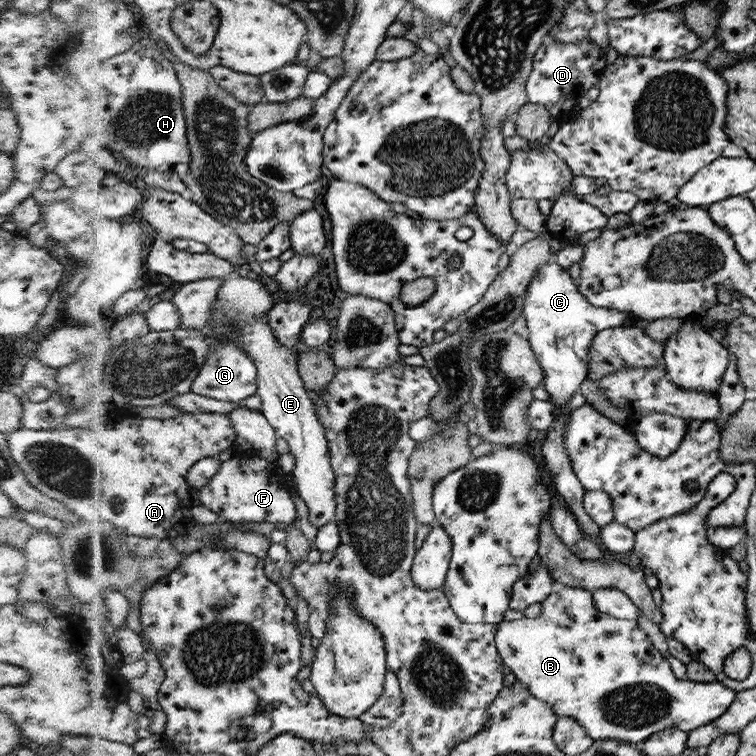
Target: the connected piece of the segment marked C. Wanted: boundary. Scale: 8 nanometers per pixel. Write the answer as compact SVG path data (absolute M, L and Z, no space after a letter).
M555 259L543 264L536 277L527 288L527 295L523 302L523 316L526 319L526 328L529 332L531 347L535 356L544 368L544 386L550 394L549 401L555 404L557 410L565 410L569 400L575 392L578 392L580 384L586 380L590 367L590 348L596 334L607 328L619 327L624 324L635 324L636 318L628 316L625 312L611 308L600 308L587 300L587 297L579 291L578 284L573 280L569 272L560 268Z

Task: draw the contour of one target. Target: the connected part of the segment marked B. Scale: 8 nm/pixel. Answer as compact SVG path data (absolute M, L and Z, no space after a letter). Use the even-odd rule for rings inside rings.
M556 586L546 600L541 602L542 615L534 619L522 618L499 624L499 632L496 635L496 644L499 647L500 656L503 656L504 664L515 674L517 682L526 685L530 689L532 696L538 700L546 701L557 716L571 716L576 719L580 726L583 726L588 736L594 739L619 739L619 742L628 744L638 744L654 735L656 732L666 728L676 727L690 732L710 724L712 721L724 715L735 702L738 693L735 689L728 688L718 681L711 683L689 681L686 678L679 679L671 669L668 659L652 644L646 633L639 627L636 620L618 620L608 616L607 613L600 612L597 608L592 591L584 588L572 588L571 586Z

